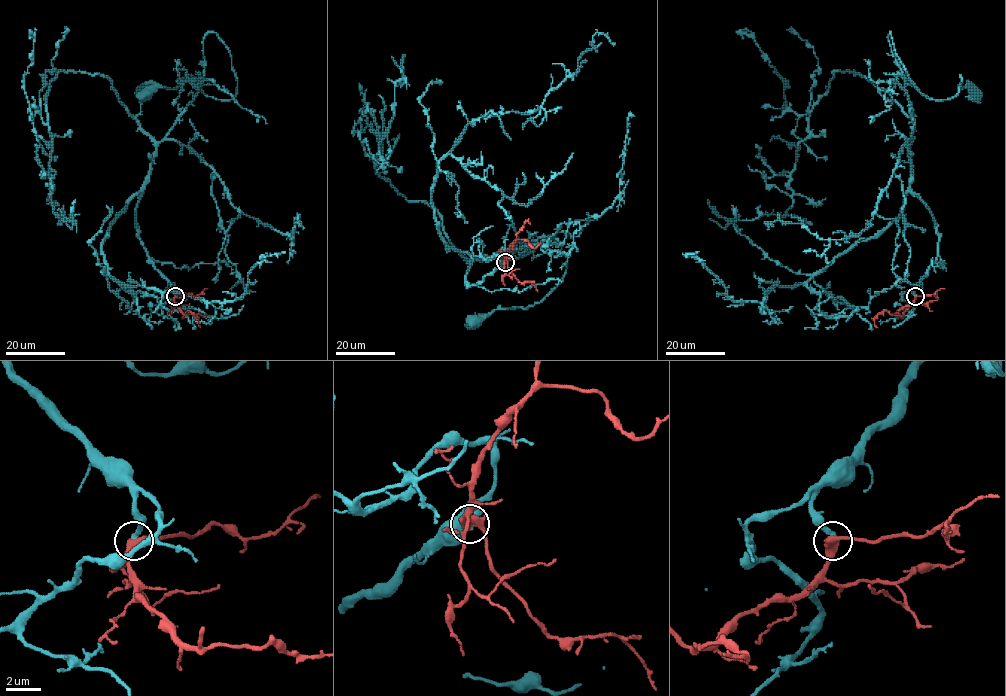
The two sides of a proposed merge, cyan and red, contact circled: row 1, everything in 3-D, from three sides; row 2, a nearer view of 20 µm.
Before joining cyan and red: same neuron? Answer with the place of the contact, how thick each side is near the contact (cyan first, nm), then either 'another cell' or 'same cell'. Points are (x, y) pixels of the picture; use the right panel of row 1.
(915, 296) | 320/480 nm | same cell

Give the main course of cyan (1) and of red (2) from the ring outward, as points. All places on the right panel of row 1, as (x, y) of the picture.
1: (916, 296), (939, 238), (910, 188), (913, 120), (890, 32), (920, 92), (948, 100), (960, 76), (974, 95)
2: (916, 296), (910, 305), (894, 314), (884, 310), (881, 312), (874, 319), (877, 327)

